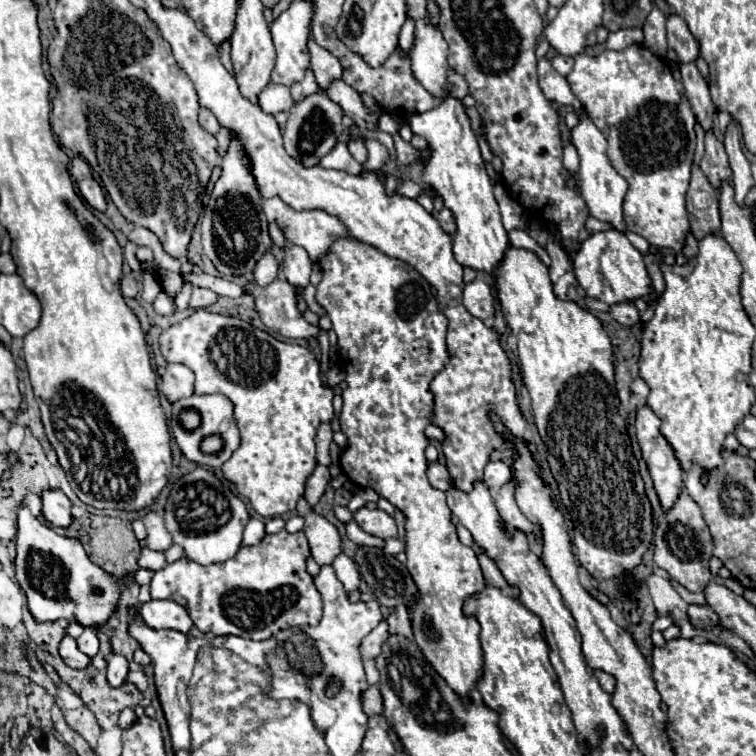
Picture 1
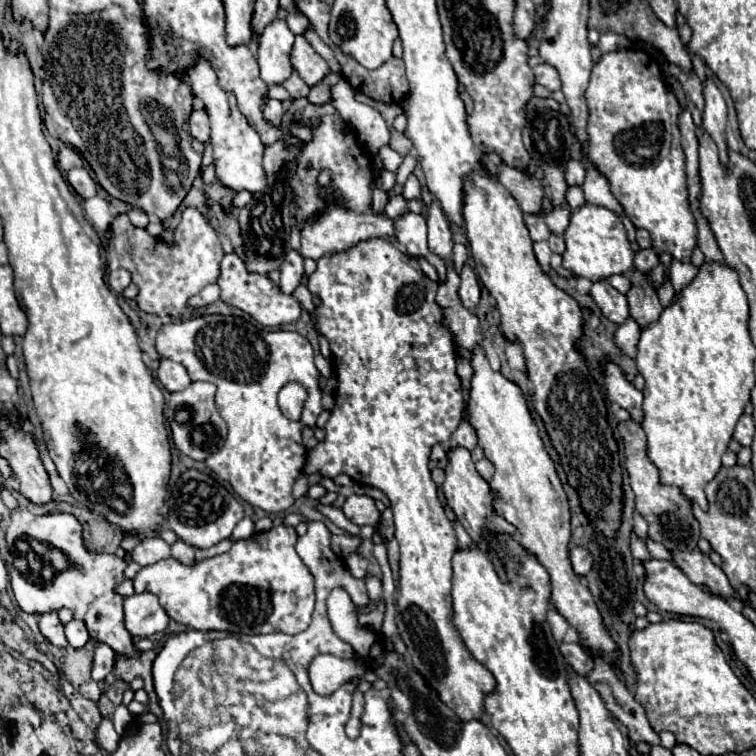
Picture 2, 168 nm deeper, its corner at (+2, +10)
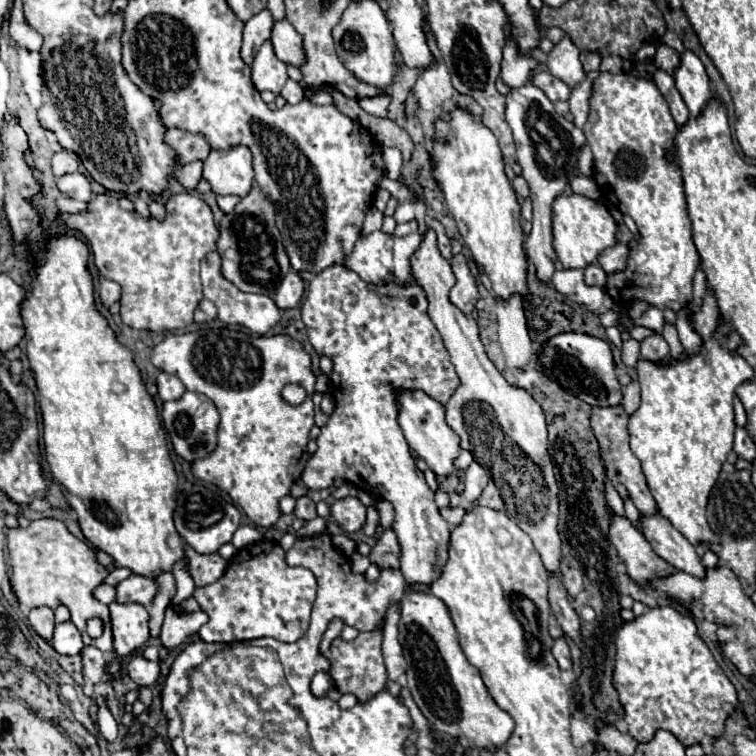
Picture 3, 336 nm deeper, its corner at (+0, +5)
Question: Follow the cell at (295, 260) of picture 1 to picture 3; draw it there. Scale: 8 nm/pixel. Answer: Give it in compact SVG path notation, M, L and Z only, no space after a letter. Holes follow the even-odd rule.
M290 271L284 277L282 285L278 287L274 301L276 301L276 305L280 309L290 309L290 307L294 307L294 305L300 303L302 293L304 293L304 281L302 281L302 277L296 271Z

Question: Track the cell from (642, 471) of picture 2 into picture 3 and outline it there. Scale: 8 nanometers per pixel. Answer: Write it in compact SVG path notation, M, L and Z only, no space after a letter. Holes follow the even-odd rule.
M594 407L590 425L592 425L594 433L596 433L598 443L600 443L602 457L604 457L604 463L606 463L606 475L610 477L610 481L612 483L622 483L628 489L630 499L634 501L636 509L642 515L658 513L660 509L658 509L654 497L650 495L650 489L648 489L646 477L642 473L642 467L640 467L640 463L638 463L638 459L632 453L630 443L628 443L630 441L630 435L628 435L628 415L624 413L624 407Z

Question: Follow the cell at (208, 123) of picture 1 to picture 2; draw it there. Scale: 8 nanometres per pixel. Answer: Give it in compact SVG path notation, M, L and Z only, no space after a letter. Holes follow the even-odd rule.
M194 108L194 112L188 118L188 128L190 128L190 134L198 142L206 144L210 140L210 120L208 120L208 114L202 108Z

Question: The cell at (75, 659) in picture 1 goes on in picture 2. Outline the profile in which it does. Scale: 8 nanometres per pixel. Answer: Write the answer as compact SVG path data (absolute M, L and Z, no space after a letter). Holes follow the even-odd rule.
M56 612L38 614L38 628L40 628L40 632L42 632L54 646L60 646L60 648L66 648L66 646L68 646L66 636L64 636L64 626L62 626L62 622L58 620L58 614L56 614Z

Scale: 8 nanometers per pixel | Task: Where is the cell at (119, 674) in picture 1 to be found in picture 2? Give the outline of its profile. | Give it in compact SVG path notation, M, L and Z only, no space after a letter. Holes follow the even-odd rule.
M98 644L92 660L92 678L94 680L106 680L106 676L112 672L116 662L116 654L108 644Z

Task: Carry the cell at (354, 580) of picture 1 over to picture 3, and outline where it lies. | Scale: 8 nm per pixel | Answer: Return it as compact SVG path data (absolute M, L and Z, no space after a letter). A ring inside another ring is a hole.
M380 631L360 632L353 641L344 641L342 637L336 637L330 645L330 675L336 683L336 689L340 693L354 693L358 697L358 703L368 701L372 695L382 691L386 687L386 669L382 659L382 640Z

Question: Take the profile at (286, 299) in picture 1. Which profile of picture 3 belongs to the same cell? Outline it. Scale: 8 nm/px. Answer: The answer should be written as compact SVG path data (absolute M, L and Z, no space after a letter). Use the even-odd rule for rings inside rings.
M218 251L208 253L202 259L202 287L204 287L204 297L210 299L216 307L218 307L218 317L224 323L238 323L248 327L254 333L268 333L280 319L282 319L282 311L278 309L278 305L268 297L268 295L258 295L258 293L244 293L238 287L234 287L234 283L230 283L224 275L222 275L222 257L218 255Z

